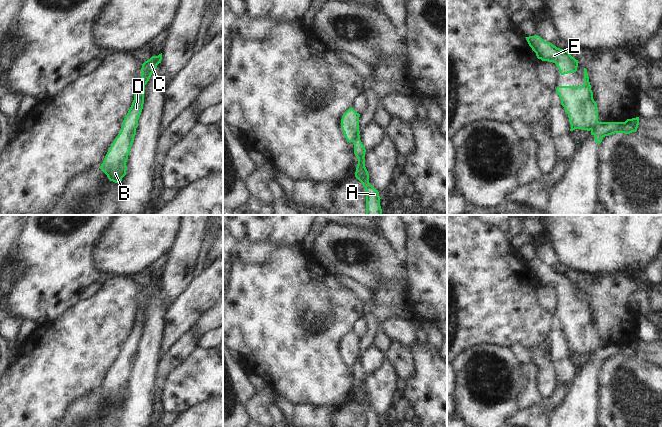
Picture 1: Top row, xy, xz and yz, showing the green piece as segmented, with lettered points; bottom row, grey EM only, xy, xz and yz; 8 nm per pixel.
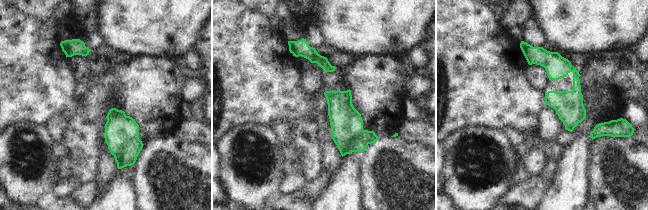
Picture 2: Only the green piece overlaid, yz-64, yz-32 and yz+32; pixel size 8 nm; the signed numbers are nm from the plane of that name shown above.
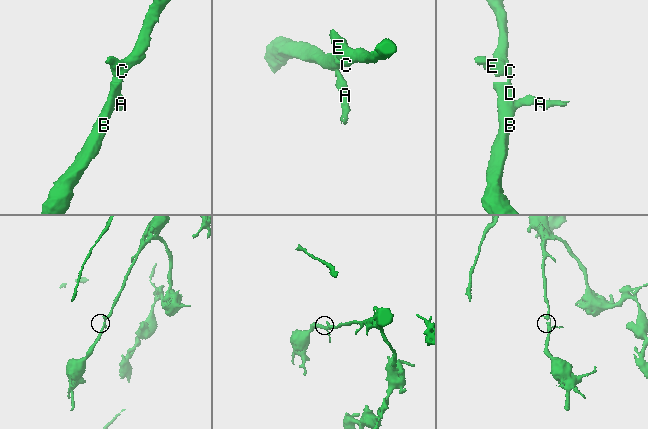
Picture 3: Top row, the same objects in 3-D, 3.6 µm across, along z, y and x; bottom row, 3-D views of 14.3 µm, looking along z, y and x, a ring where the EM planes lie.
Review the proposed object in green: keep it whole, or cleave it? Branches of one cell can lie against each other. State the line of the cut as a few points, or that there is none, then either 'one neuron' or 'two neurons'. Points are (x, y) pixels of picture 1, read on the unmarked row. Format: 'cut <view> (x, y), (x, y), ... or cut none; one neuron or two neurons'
cut yz (598, 345), (591, 354); two neurons

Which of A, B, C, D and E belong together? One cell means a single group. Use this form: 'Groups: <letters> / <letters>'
Groups: A / B C D E

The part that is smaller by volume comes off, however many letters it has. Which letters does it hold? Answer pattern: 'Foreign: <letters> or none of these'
Foreign: A

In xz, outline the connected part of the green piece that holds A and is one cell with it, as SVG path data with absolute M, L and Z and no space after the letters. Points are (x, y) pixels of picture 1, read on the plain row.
M358 359L354 364L354 378L358 382L355 401L363 408L366 415L366 427L380 427L378 414L369 407L369 398L365 391L365 376L366 373Z

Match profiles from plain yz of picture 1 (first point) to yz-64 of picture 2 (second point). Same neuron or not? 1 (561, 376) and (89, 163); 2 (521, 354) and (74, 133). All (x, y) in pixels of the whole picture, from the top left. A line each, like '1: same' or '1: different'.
1: different
2: different

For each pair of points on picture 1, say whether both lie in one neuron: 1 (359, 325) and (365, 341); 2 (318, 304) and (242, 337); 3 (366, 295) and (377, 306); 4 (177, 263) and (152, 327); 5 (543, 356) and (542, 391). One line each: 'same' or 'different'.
1: different
2: same
3: different
4: different
5: same

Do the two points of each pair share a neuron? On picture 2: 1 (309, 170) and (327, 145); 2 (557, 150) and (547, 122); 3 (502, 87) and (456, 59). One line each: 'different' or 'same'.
1: different
2: same
3: same

